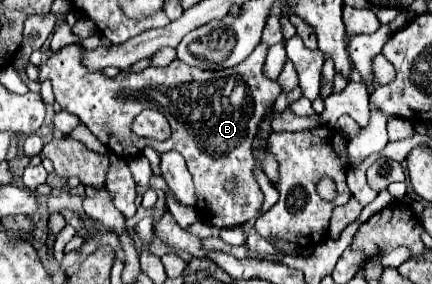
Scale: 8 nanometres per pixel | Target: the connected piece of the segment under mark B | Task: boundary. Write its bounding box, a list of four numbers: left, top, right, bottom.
[40,41,280,229]

